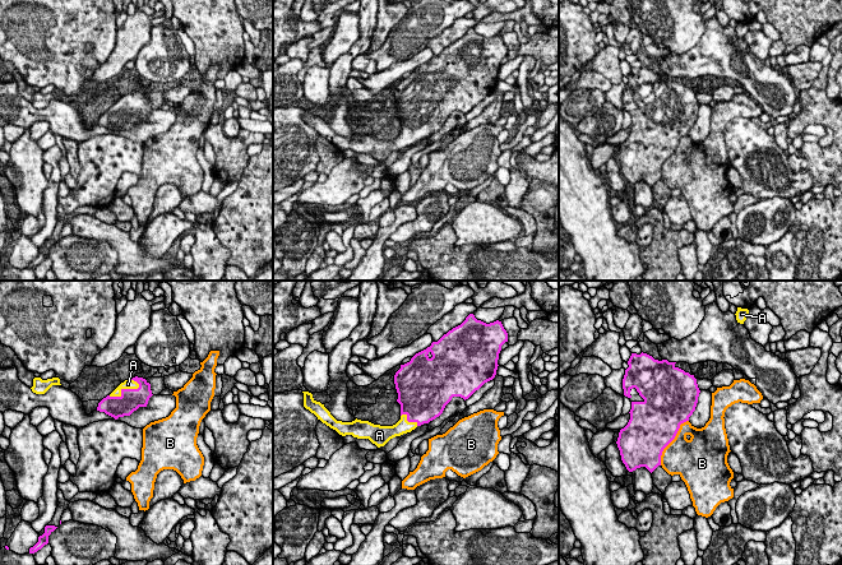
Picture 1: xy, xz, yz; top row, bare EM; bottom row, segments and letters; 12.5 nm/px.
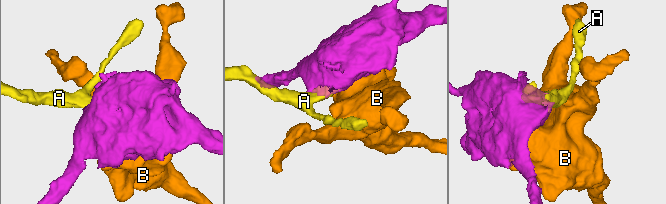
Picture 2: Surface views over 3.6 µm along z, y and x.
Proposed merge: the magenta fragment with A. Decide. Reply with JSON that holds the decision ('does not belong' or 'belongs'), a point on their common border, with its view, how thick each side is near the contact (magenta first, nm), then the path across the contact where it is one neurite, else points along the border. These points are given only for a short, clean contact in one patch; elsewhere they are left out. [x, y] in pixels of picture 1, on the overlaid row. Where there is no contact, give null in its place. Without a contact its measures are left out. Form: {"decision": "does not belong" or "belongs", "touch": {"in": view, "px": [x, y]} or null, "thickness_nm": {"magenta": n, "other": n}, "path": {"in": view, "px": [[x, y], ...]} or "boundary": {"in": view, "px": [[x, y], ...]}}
{"decision": "belongs", "touch": {"in": "xy", "px": [123, 389]}, "thickness_nm": {"magenta": 280, "other": 130}}

